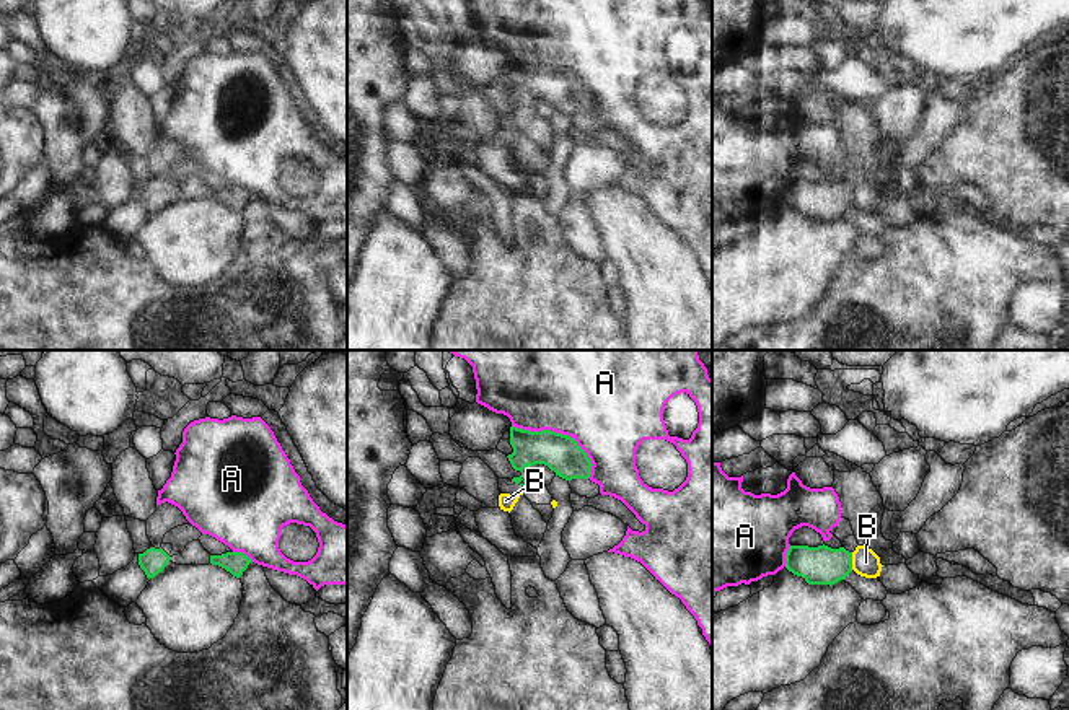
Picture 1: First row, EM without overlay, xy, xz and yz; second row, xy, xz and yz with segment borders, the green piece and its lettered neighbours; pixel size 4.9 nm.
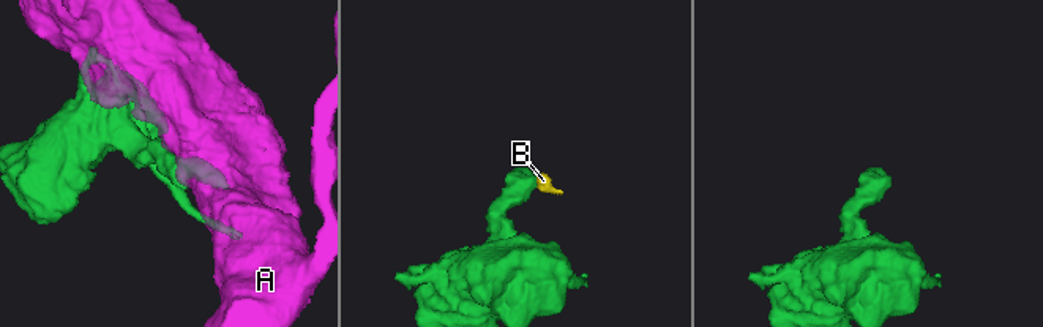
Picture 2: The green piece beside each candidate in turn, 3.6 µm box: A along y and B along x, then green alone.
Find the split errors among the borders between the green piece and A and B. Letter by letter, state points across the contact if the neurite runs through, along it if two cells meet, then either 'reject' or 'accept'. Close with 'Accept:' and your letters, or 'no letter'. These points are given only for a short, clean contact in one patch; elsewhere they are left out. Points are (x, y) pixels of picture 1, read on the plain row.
A: reject
B: border yz (851, 188), (853, 204); reject
Accept: no letter

